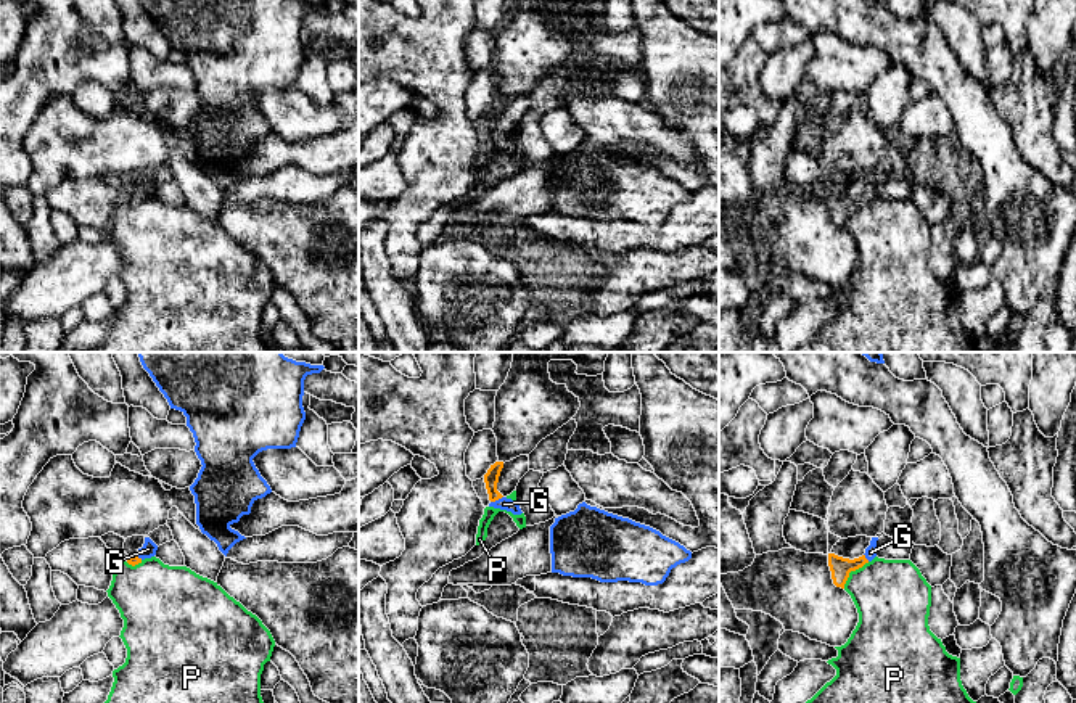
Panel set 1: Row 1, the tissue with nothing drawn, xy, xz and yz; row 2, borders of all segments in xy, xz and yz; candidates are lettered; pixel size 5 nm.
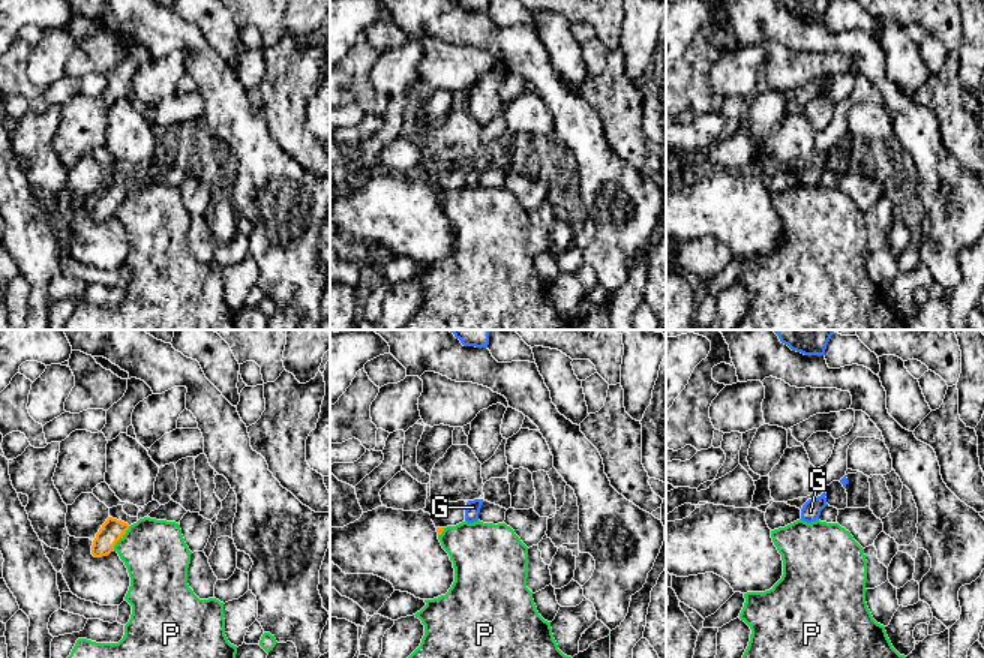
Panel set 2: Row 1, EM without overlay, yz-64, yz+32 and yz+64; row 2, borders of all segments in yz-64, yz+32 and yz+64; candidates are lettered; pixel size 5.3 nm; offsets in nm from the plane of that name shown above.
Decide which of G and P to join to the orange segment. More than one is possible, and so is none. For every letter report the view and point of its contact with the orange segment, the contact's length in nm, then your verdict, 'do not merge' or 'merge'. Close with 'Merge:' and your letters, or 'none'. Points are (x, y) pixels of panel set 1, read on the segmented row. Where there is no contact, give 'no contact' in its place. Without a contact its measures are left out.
G: xz (496, 499) | 70 nm | merge
P: yz (851, 570) | 190 nm | do not merge
Merge: G

